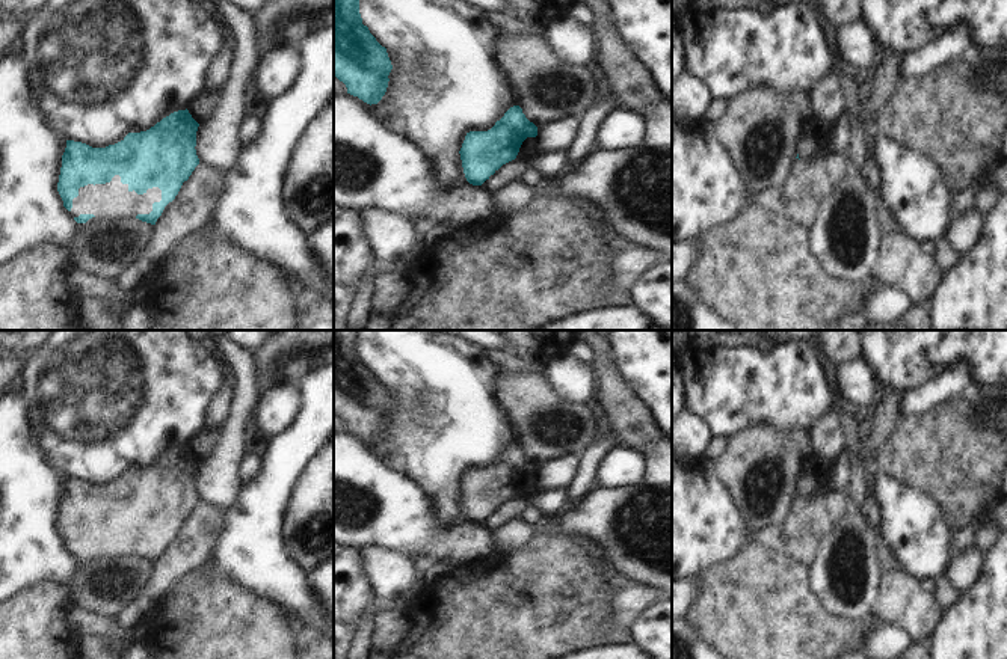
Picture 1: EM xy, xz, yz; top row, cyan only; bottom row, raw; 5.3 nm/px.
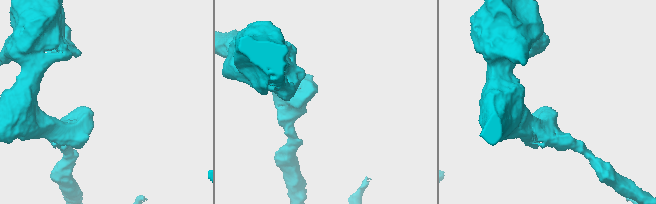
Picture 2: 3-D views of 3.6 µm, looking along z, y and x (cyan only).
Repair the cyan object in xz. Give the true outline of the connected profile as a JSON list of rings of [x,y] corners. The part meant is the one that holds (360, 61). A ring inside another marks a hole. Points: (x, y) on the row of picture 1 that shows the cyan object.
[[[334,0],[334,77],[346,84],[347,93],[377,104],[386,92],[391,69],[386,48],[362,24],[359,0]]]

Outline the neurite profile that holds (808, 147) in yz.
[[[814,119],[808,122],[802,131],[802,137],[797,145],[799,158],[809,163],[814,157],[818,155],[818,149],[821,146],[821,140],[827,130],[830,128],[830,122]]]

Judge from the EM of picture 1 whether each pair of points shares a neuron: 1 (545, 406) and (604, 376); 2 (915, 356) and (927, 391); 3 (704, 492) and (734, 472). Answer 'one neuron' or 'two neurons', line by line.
1: two neurons
2: two neurons
3: two neurons

